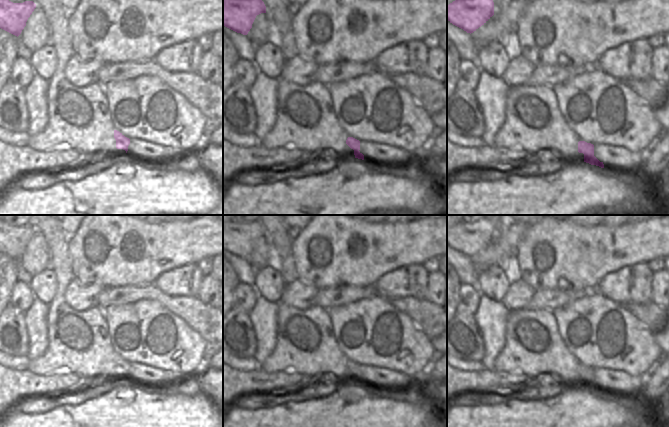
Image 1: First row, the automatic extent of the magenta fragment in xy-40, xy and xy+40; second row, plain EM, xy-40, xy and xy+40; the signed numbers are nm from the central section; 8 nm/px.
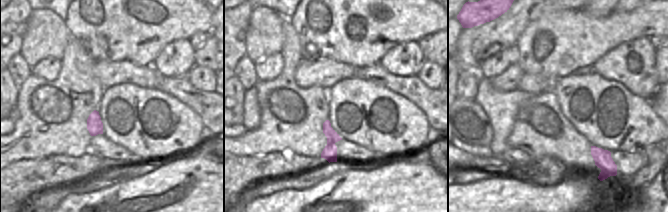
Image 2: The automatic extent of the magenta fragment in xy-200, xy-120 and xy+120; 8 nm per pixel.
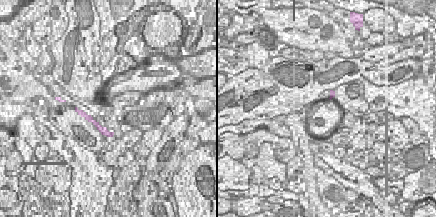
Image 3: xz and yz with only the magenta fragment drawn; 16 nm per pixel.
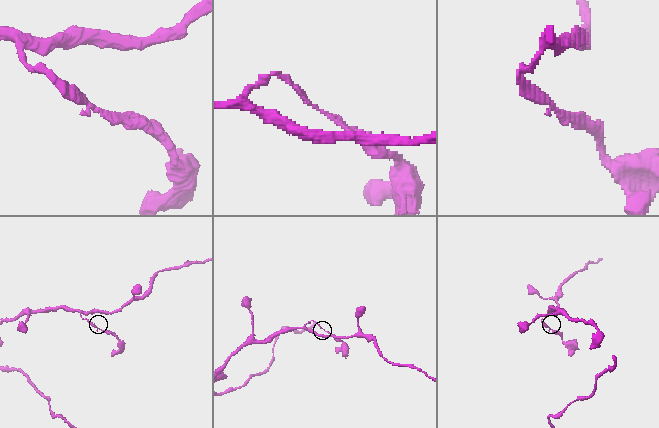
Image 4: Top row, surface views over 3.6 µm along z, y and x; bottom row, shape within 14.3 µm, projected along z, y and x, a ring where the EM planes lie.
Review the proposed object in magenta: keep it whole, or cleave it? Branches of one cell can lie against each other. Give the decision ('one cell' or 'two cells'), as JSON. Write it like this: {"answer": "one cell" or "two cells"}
{"answer": "one cell"}

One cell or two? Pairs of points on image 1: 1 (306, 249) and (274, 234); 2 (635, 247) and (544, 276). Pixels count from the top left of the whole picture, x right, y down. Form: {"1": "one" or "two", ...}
{"1": "two", "2": "one"}

